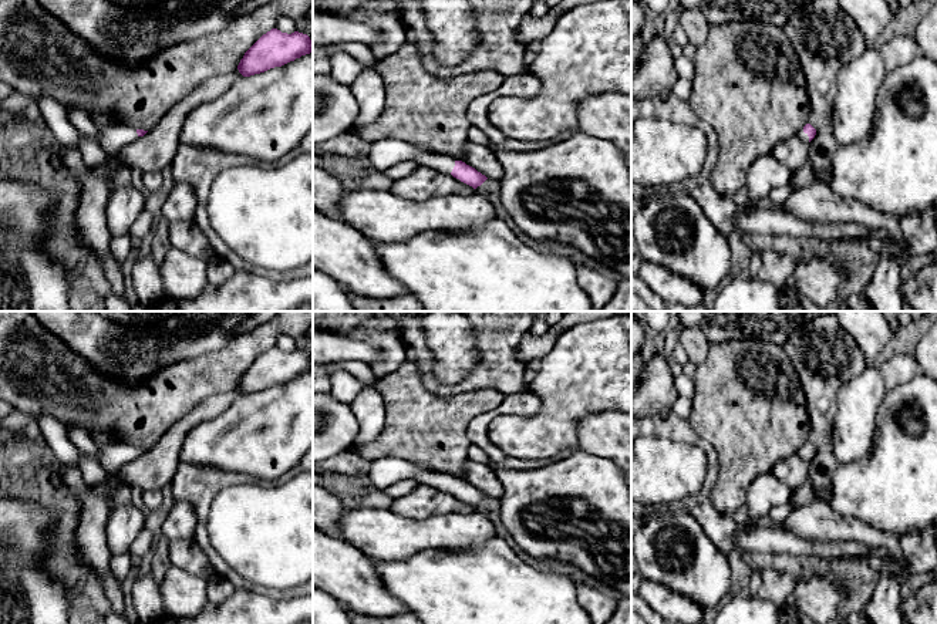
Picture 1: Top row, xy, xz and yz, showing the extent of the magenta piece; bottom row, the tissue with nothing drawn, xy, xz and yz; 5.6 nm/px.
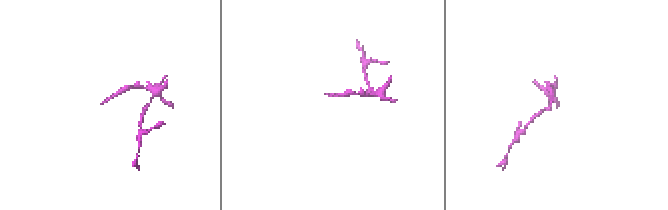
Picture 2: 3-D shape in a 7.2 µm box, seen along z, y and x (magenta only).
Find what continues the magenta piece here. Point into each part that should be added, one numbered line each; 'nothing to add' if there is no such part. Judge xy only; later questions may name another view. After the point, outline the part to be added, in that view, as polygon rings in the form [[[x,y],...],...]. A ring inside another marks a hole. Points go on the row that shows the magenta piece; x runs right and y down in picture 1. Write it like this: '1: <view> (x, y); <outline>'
1: xy (115, 137); [[[118,122],[107,128],[98,128],[98,138],[104,151],[114,154],[139,136],[136,128]]]

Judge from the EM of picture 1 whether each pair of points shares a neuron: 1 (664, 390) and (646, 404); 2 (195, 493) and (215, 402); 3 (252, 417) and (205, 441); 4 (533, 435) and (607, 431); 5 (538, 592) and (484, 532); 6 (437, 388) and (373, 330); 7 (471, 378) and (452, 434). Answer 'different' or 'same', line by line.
1: same
2: different
3: same
4: different
5: different
6: different
7: different

